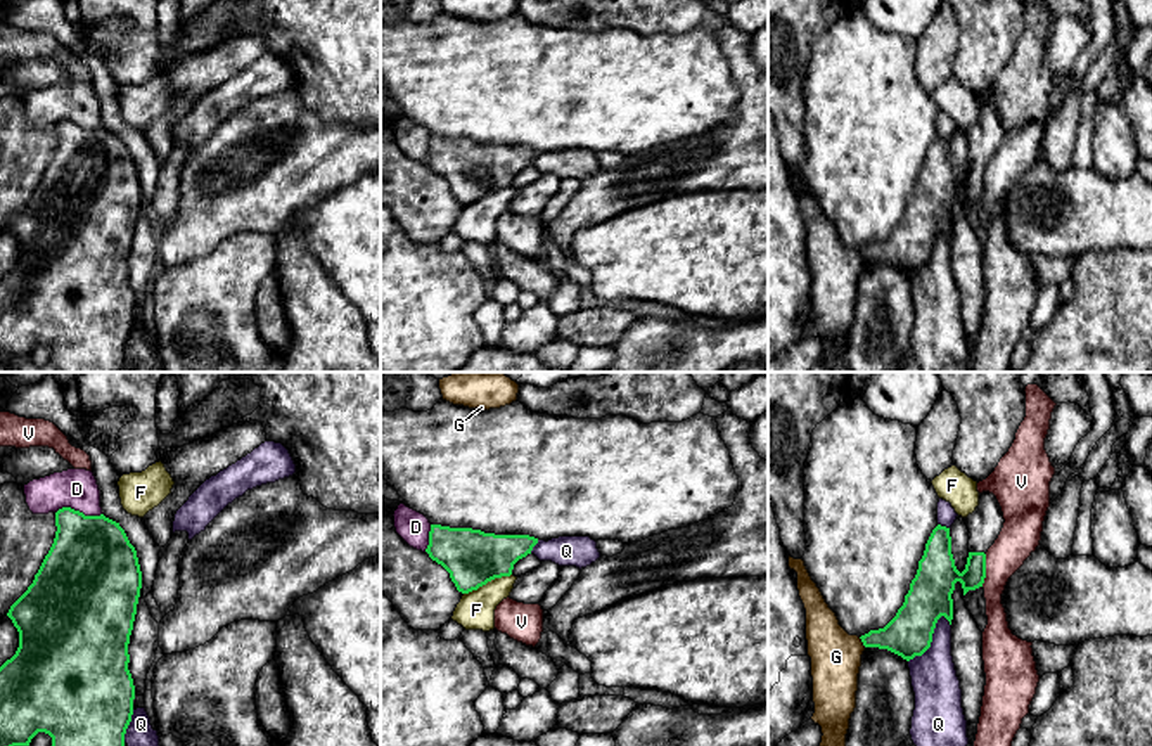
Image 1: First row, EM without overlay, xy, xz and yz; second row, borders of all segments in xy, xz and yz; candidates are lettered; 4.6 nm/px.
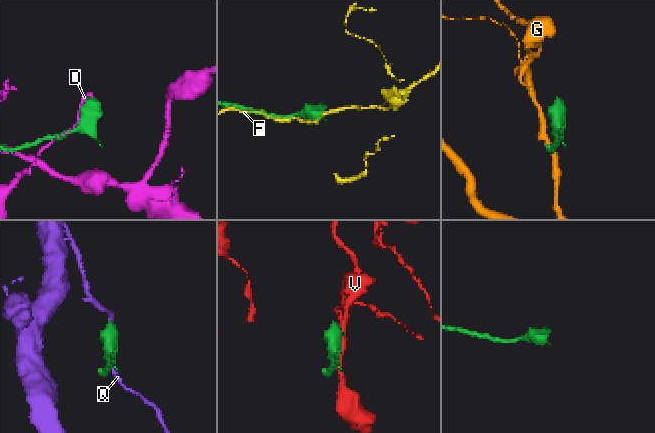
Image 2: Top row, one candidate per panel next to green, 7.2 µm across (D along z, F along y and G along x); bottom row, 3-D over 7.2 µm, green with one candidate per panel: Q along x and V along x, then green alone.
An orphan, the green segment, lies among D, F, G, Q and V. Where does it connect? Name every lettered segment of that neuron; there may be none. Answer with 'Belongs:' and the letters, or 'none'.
Belongs: none

